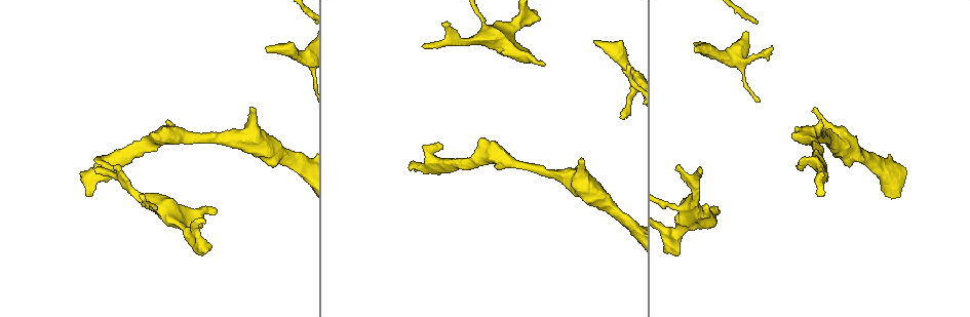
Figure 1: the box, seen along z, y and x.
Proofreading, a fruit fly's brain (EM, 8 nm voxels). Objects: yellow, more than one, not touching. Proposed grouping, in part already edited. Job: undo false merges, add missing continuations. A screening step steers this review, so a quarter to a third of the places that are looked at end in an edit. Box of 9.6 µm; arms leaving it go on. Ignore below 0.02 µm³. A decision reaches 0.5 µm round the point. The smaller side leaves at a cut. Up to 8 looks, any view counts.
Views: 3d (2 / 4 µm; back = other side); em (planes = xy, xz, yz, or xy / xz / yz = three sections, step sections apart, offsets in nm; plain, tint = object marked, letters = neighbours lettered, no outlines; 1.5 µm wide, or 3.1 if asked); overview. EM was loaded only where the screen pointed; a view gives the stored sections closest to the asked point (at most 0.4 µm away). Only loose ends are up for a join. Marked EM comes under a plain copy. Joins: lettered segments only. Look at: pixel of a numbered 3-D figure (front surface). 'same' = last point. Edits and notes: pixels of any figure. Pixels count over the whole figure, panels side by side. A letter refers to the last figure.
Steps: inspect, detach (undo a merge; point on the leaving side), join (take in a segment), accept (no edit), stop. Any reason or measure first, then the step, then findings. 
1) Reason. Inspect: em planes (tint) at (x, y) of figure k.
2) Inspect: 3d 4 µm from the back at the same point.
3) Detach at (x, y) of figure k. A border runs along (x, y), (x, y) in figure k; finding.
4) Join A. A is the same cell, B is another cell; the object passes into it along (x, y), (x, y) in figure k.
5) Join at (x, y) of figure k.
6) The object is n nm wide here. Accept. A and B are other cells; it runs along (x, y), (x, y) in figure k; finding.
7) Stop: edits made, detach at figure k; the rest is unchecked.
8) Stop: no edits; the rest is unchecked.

Branch stops here. Inspect: em planes (letters) at (696, 47) of figure 1.

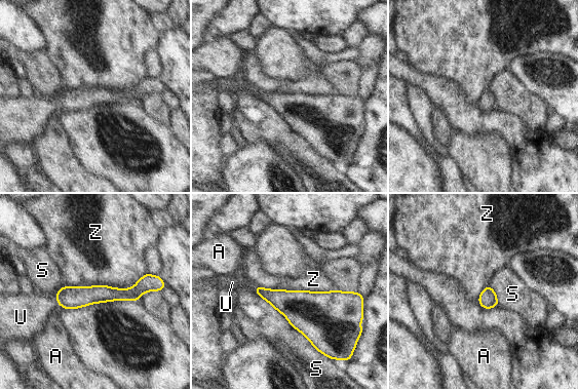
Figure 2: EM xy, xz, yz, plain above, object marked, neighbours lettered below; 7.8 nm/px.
Join U. U is the same cell, A, S and Z are other cells; the object passes into it along (68, 297), (56, 300), (28, 313) in figure 2; the neuron continues.

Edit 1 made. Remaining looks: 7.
Inspect: overview.

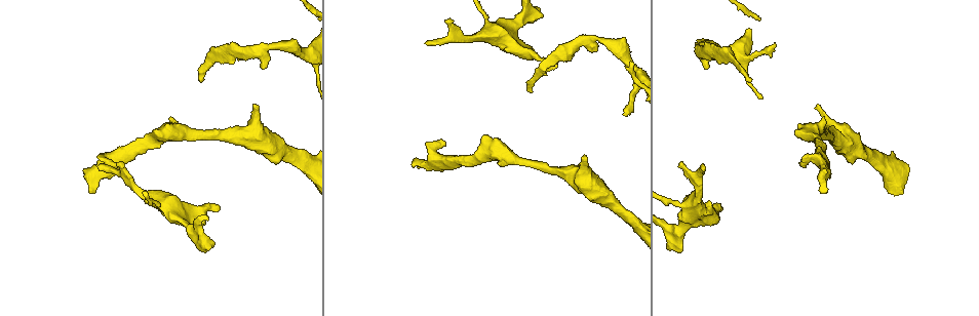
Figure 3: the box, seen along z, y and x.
Stops while still wide. Inspect: 3d 4 µm at (217, 211) of figure 3.

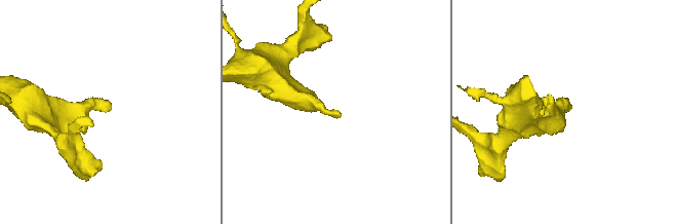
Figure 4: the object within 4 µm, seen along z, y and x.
Need the tissue. Inspect: em planes (letters) at (340, 117) of figure 4.

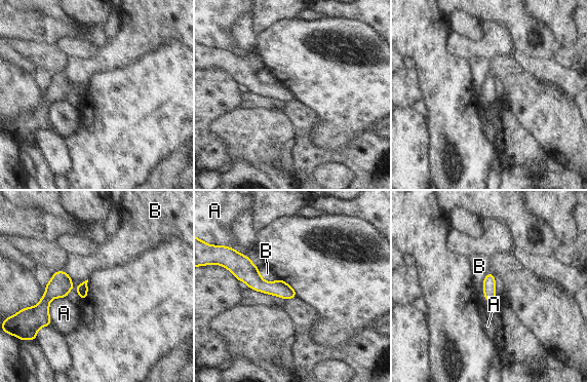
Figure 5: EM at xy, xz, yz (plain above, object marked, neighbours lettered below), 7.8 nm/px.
Accept. A and B are other cells; it runs along (240, 266), (258, 283), (292, 294) in figure 5; none of them fits.

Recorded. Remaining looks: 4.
An open end. Inspect: 3d 2 µm at (255, 104) of figure 3.

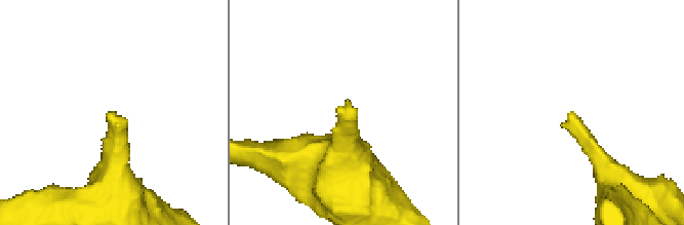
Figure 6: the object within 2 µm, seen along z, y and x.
Now the EM. Inspect: em xy step 4 (letters) at (568, 114) of figure 6.

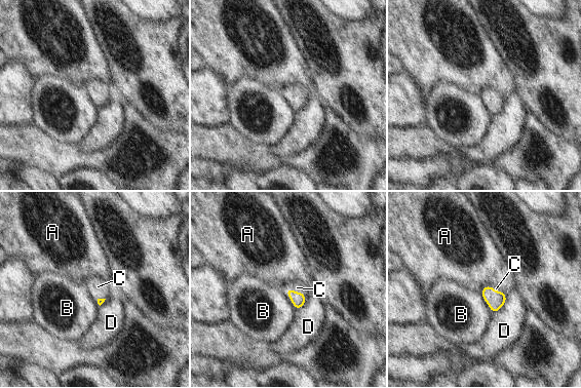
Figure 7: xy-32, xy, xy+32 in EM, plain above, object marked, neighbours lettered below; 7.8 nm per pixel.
Join C. C is the same cell, A, B and D are other cells; the object passes into it along (298, 299), (294, 292), (297, 287) in figure 7; it goes on there.

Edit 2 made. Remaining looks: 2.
Stop: edits made, join at figure 2, join at figure 7; the rest is unchecked.

